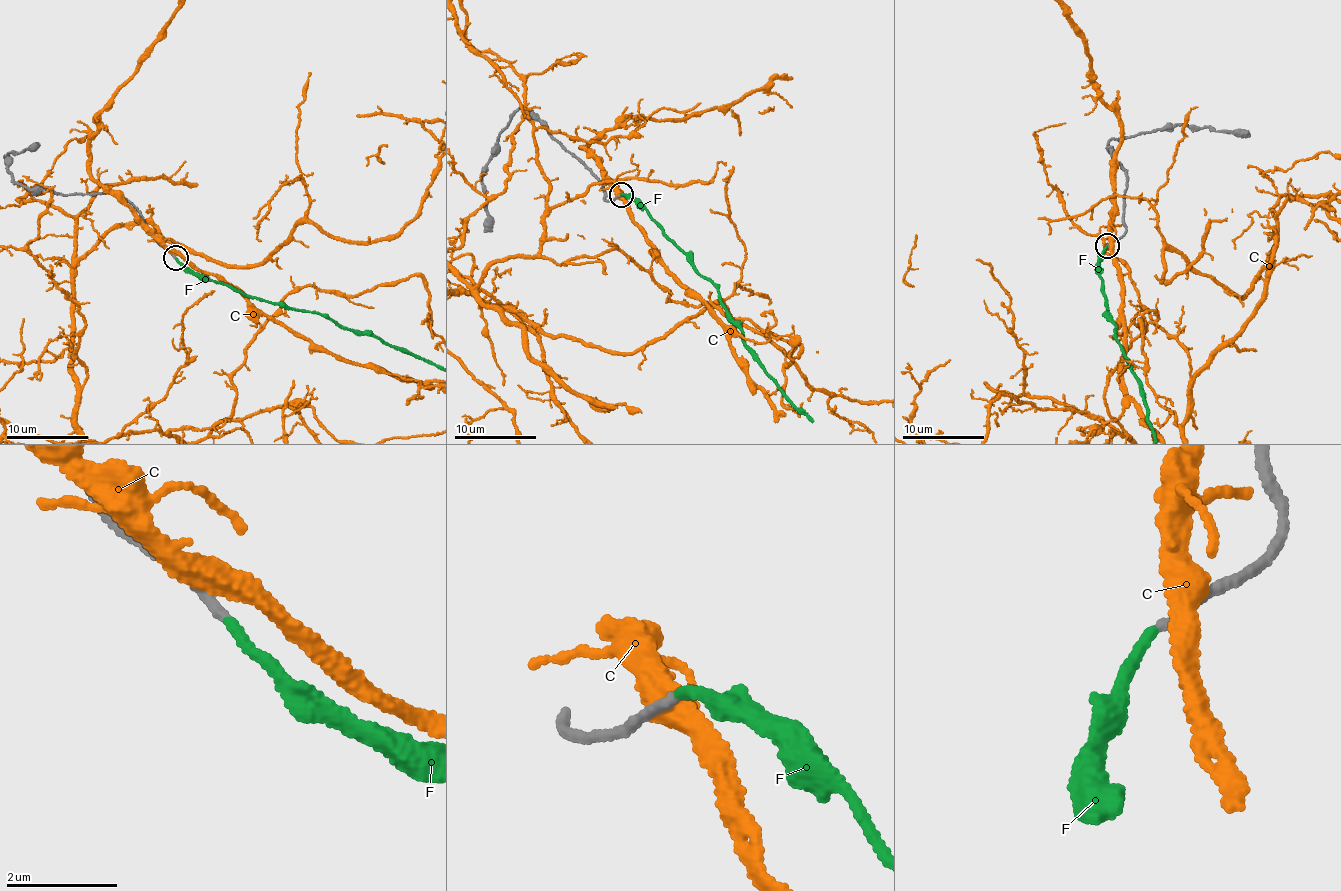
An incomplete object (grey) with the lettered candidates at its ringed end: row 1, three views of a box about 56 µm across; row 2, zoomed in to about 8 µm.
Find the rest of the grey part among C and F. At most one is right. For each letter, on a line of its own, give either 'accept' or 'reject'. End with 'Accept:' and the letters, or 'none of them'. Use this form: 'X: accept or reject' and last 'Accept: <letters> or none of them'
C: reject
F: accept
Accept: F

